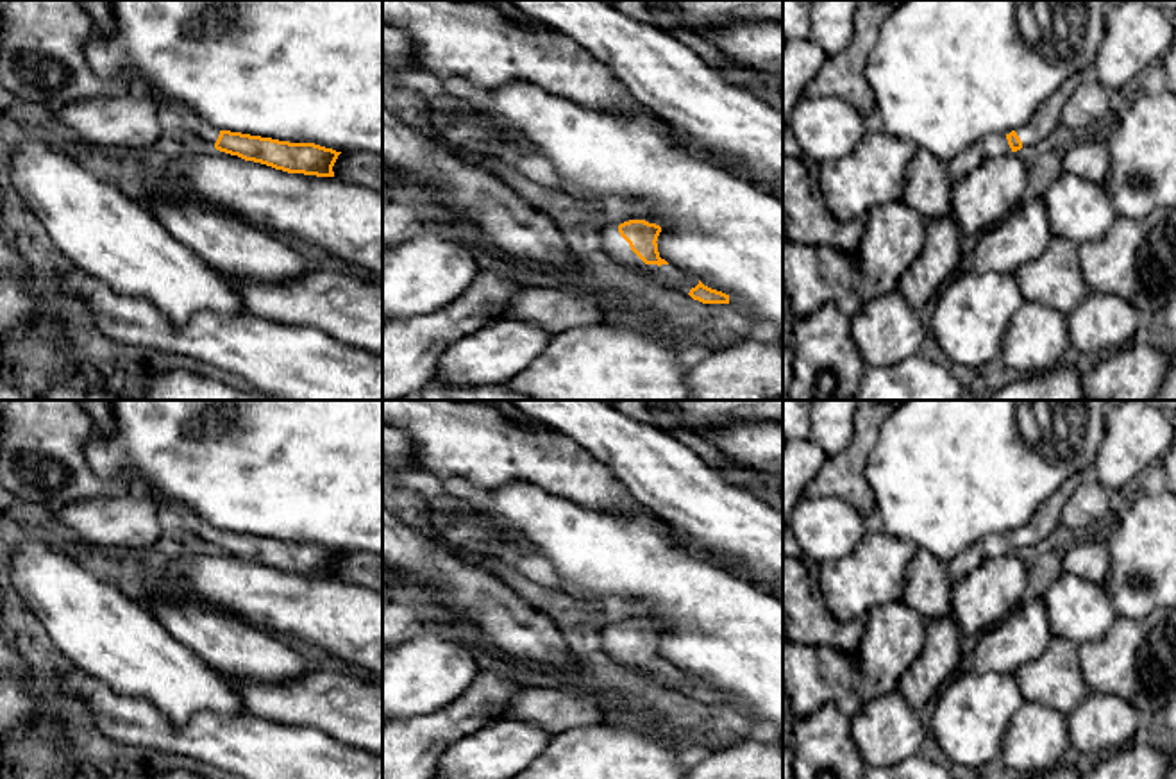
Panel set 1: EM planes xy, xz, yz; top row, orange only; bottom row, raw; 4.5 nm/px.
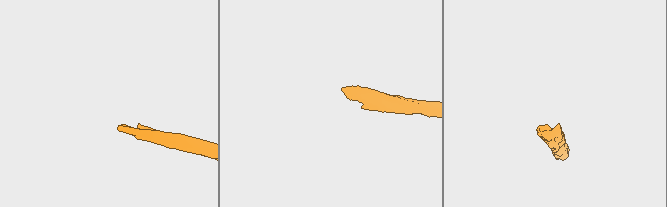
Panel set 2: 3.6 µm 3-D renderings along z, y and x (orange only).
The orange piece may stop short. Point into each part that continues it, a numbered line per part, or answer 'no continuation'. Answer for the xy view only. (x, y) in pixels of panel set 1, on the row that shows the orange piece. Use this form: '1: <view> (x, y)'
1: xy (204, 134)

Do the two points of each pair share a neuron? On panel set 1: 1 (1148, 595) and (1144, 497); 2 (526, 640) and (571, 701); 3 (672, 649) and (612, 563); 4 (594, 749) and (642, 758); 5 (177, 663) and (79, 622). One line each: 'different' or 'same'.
1: same
2: different
3: same
4: same
5: same

